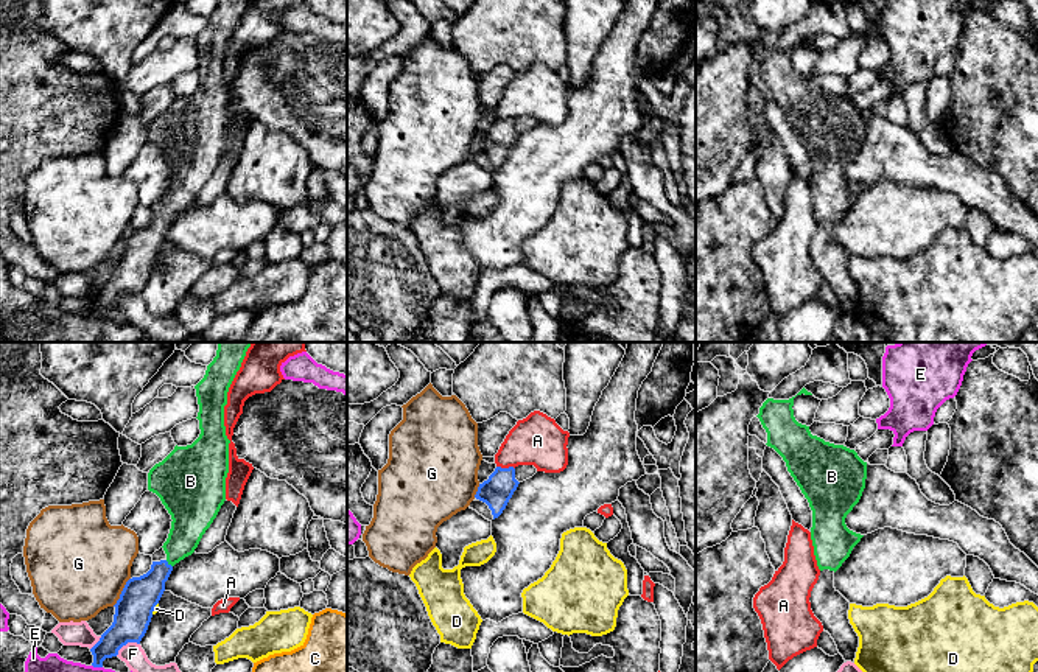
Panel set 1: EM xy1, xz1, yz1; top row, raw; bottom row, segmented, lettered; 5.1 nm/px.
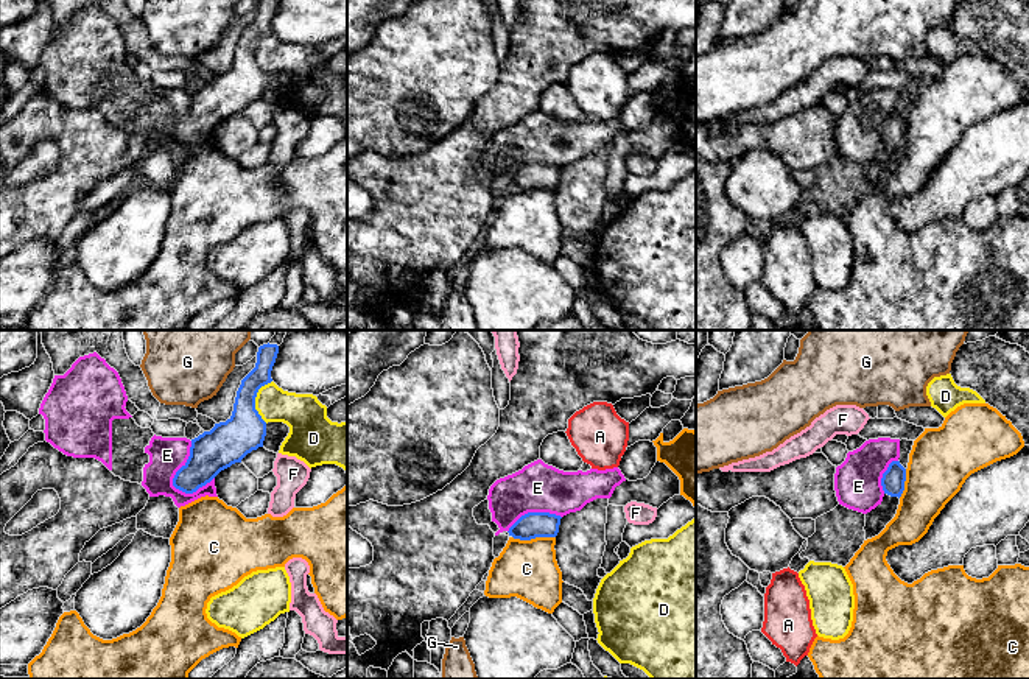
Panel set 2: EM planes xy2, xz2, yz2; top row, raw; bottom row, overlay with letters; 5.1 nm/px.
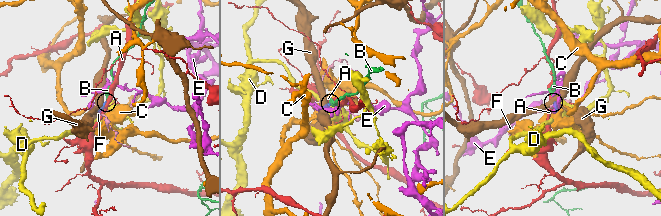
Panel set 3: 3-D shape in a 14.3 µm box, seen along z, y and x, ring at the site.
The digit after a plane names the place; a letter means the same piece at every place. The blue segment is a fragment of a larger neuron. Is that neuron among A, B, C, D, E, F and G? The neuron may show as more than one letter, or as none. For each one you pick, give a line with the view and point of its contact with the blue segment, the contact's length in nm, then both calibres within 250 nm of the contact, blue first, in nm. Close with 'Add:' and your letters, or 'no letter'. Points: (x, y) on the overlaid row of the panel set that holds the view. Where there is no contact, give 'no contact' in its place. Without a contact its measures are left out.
B: contact xy1 (167, 563); length 50 nm; calibres 190 and 190 nm
Add: B

